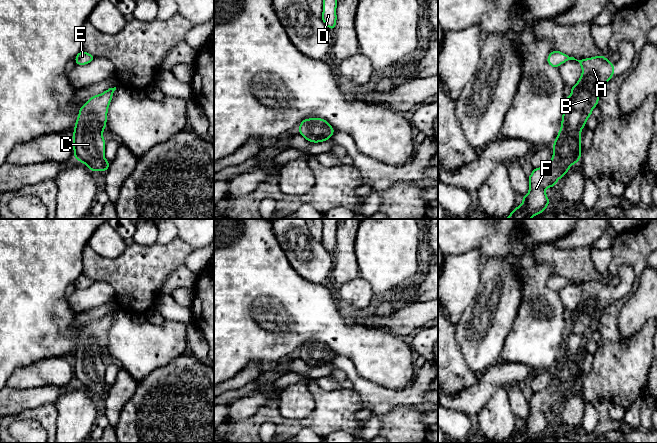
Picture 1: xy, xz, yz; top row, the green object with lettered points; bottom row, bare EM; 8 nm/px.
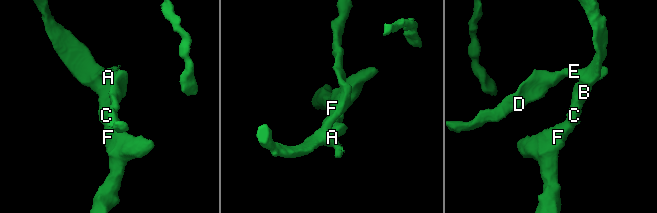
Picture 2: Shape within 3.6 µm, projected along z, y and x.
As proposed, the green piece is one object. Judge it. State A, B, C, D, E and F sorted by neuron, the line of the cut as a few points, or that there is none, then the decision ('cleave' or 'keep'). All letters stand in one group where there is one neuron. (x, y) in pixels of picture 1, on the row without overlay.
A B C D E F; no cut; keep

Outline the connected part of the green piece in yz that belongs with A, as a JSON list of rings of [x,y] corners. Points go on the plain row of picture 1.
[[[553,274],[553,275],[548,279],[548,281],[547,281],[547,287],[548,287],[551,291],[555,291],[555,292],[559,291],[561,288],[563,288],[564,286],[568,285],[568,284],[576,284],[576,285],[578,285],[578,286],[580,287],[581,292],[582,292],[582,299],[581,299],[580,303],[578,304],[578,306],[577,306],[573,311],[571,311],[571,319],[570,319],[569,321],[566,321],[565,329],[564,329],[564,332],[563,332],[563,340],[562,340],[562,345],[561,345],[561,353],[560,353],[560,355],[558,356],[558,359],[557,359],[557,361],[556,361],[556,363],[555,363],[555,365],[554,365],[554,367],[553,367],[553,381],[552,381],[552,383],[551,383],[545,390],[540,391],[540,392],[534,392],[534,394],[532,395],[531,399],[528,401],[528,404],[529,404],[529,417],[526,418],[526,419],[524,419],[524,420],[522,420],[522,423],[523,423],[522,429],[521,429],[521,430],[518,430],[518,431],[516,430],[515,433],[510,437],[510,439],[509,439],[506,443],[531,443],[531,442],[534,441],[535,439],[541,438],[541,437],[548,431],[548,428],[549,428],[550,424],[548,423],[548,421],[547,421],[547,419],[546,419],[545,413],[546,413],[547,411],[555,411],[555,410],[556,410],[556,406],[557,406],[559,403],[561,403],[561,402],[569,395],[570,390],[573,389],[573,388],[578,387],[578,385],[580,384],[580,382],[581,382],[581,364],[580,364],[580,363],[581,363],[581,353],[585,351],[587,343],[592,339],[592,334],[593,334],[593,332],[594,332],[595,330],[598,330],[598,324],[599,324],[599,321],[600,321],[602,312],[604,311],[604,309],[605,309],[611,302],[613,302],[613,299],[614,299],[614,296],[613,296],[613,295],[614,295],[614,288],[613,288],[612,286],[610,286],[606,281],[604,281],[604,280],[602,280],[602,279],[599,279],[599,280],[596,280],[596,281],[587,282],[587,283],[577,284],[577,283],[575,283],[574,281],[570,281],[570,280],[566,279],[565,277],[562,277],[562,276],[558,275],[558,274]]]

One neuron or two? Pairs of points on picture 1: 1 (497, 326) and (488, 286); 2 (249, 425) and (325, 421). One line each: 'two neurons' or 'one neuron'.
1: one neuron
2: one neuron

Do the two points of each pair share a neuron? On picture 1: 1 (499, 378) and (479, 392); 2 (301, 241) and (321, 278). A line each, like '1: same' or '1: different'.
1: same
2: same

